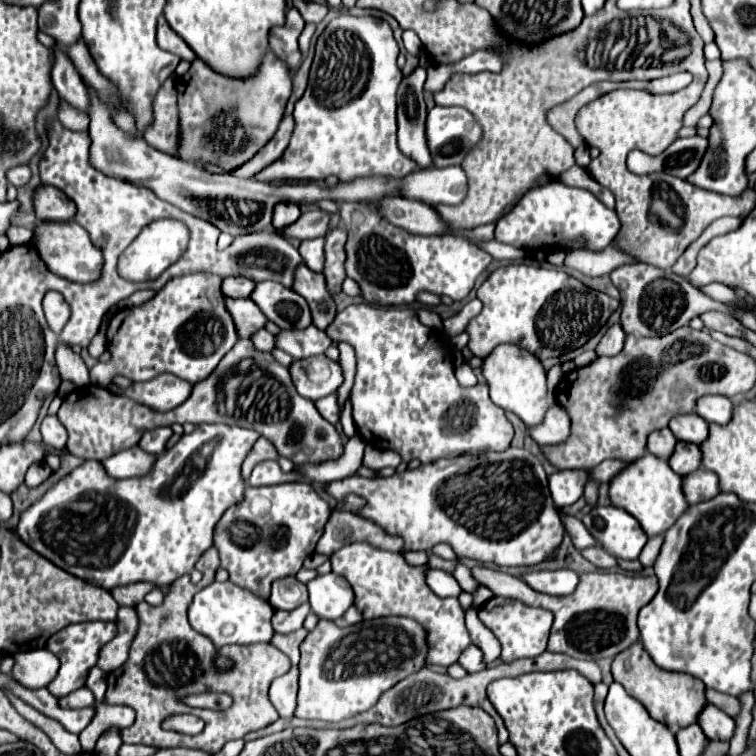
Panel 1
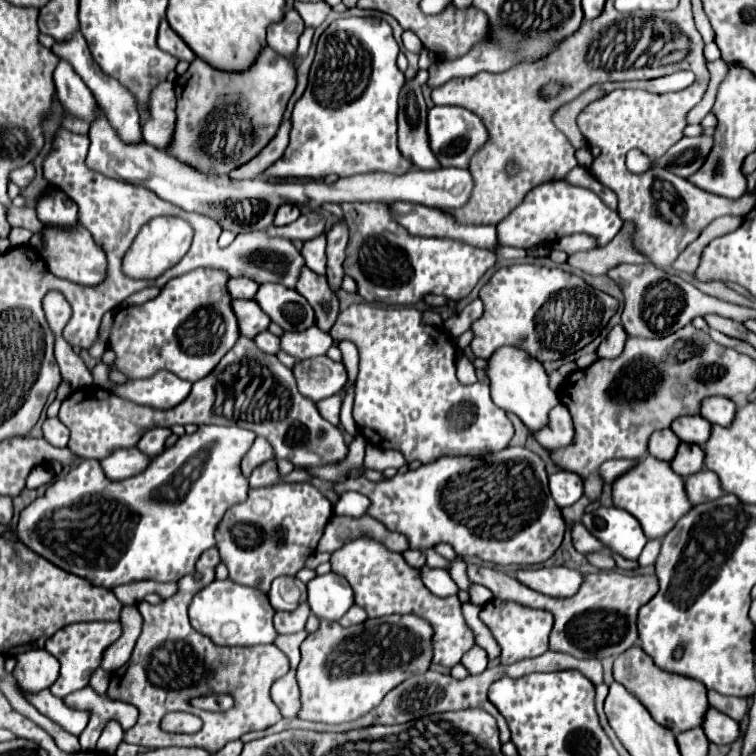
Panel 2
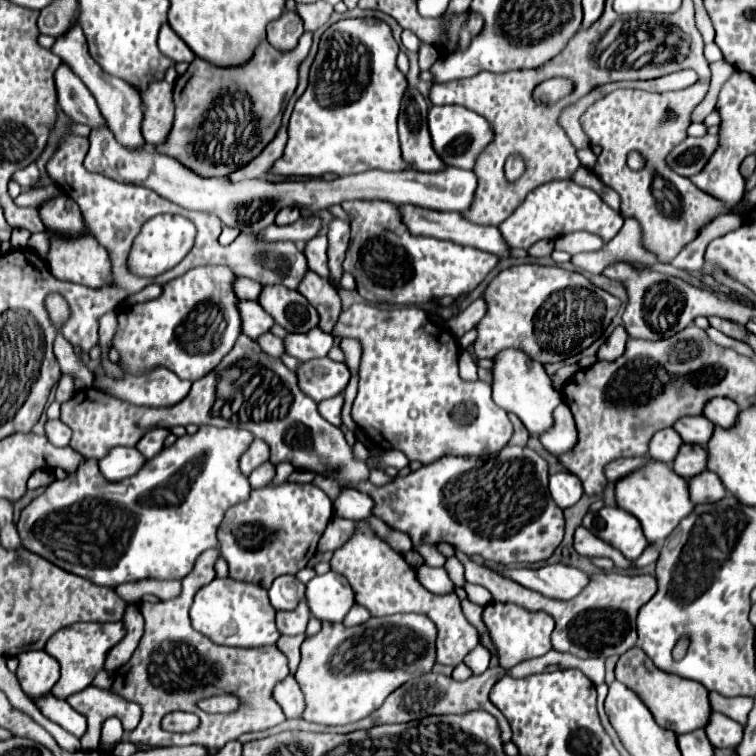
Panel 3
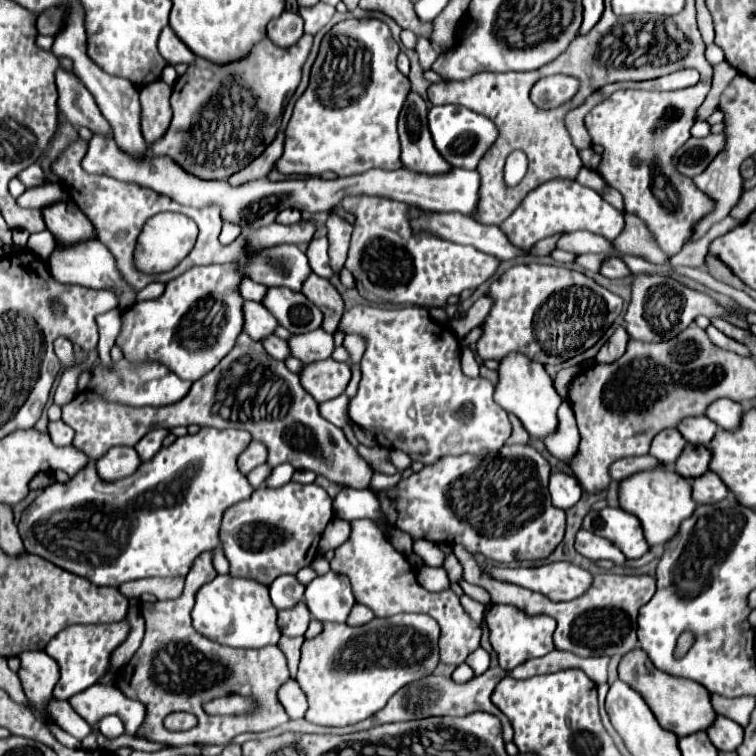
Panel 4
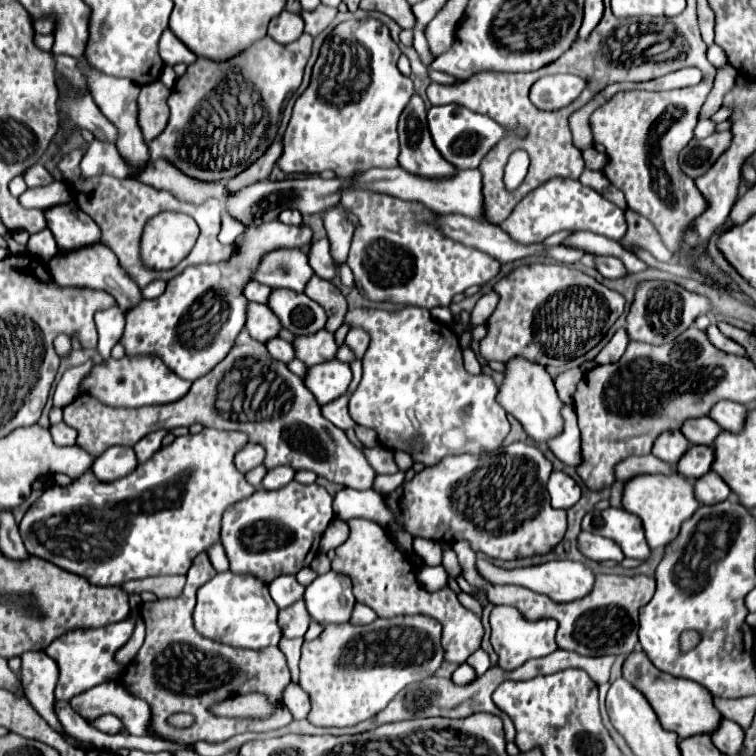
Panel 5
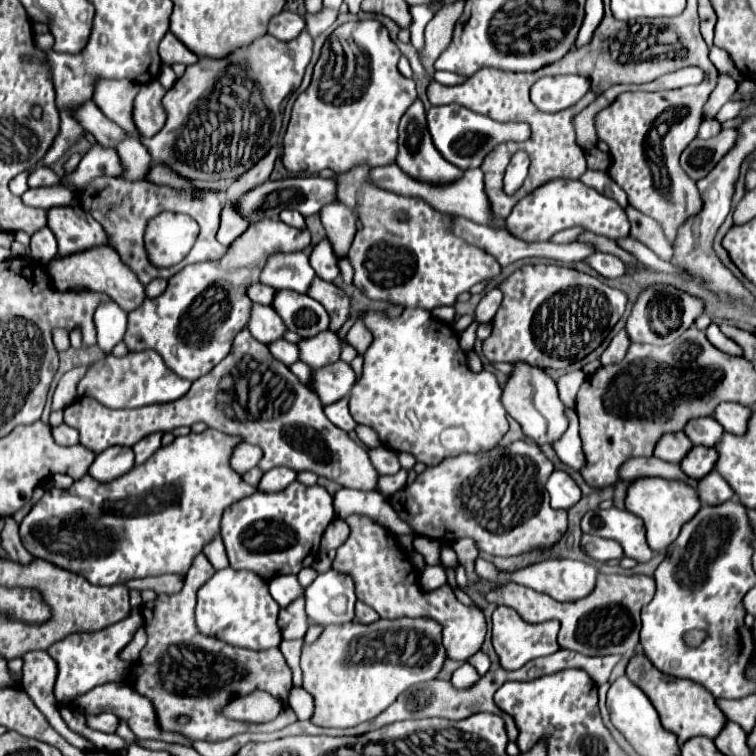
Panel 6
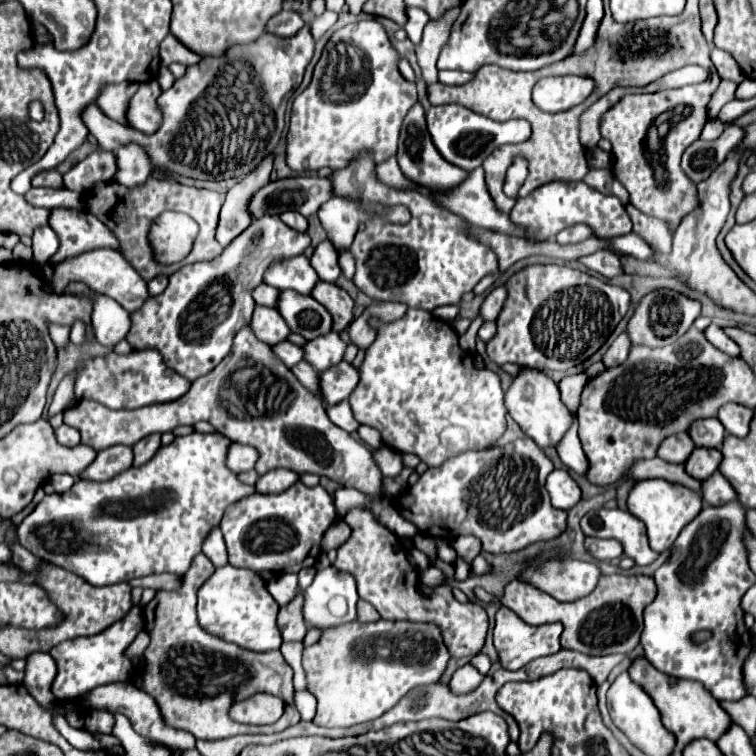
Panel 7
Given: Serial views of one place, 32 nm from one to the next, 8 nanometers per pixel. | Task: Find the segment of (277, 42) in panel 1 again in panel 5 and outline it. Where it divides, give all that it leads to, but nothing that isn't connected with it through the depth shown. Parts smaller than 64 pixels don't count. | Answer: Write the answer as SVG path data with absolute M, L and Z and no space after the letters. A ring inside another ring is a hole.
M288 10L280 12L268 24L268 36L272 36L280 44L294 42L302 32L304 32L304 20L302 20L302 16L292 14Z

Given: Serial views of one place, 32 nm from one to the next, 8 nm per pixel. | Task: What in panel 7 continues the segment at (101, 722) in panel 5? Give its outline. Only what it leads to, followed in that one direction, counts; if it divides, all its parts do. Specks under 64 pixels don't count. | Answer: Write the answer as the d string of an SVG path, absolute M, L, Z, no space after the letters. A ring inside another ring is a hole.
M94 710L94 712L90 712L90 714L84 718L84 728L88 728L90 732L94 732L94 730L104 730L104 732L110 734L112 724L114 724L114 718L112 718L112 714L106 712L106 710Z

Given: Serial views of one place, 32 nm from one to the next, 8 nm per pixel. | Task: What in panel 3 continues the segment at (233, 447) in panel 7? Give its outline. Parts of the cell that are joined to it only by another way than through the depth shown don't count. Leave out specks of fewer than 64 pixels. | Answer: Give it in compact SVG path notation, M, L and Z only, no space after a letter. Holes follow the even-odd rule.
M254 440L250 444L250 448L240 456L240 470L244 476L248 476L256 466L264 464L270 456L270 448L268 444L264 444L262 440Z

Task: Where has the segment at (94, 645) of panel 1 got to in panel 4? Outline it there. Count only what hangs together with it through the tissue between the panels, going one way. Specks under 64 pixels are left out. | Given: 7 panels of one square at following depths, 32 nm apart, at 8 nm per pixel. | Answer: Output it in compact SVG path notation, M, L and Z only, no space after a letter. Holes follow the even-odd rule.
M126 620L114 622L114 624L98 624L98 626L72 626L60 632L54 640L50 640L46 654L52 656L60 666L60 680L54 688L56 700L70 700L74 694L84 692L86 688L98 684L108 672L118 672L116 666L112 666L110 658L112 652L128 638L130 624Z

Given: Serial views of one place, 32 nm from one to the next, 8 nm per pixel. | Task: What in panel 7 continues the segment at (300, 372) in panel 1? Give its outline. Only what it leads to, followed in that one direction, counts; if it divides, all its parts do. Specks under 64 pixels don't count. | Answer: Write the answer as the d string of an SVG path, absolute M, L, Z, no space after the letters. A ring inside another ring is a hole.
M340 362L340 364L332 366L330 370L320 374L320 388L324 394L324 402L328 406L340 404L340 400L350 398L350 394L358 386L358 382L360 382L358 370L352 364Z

